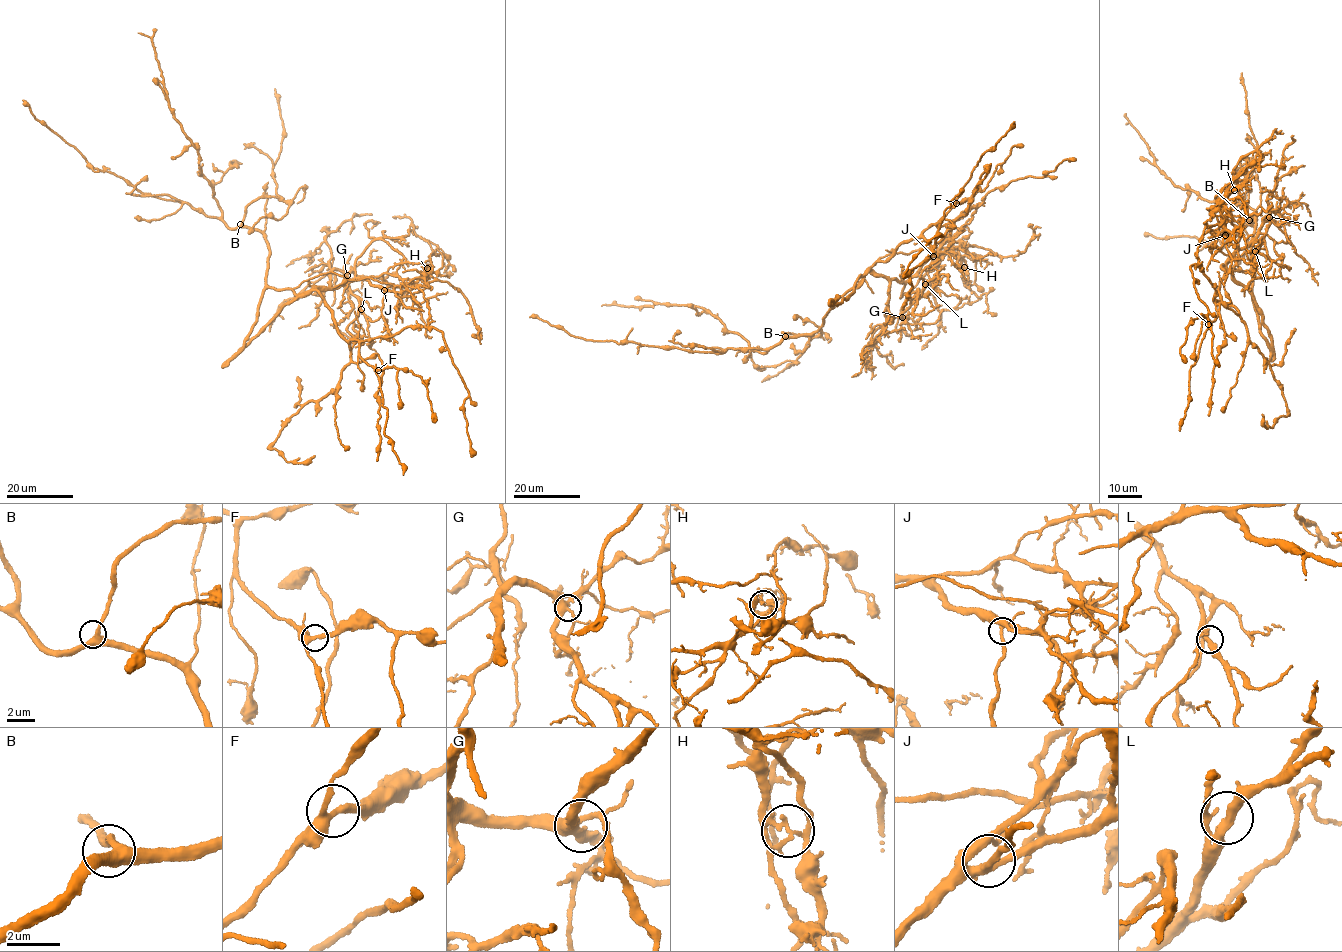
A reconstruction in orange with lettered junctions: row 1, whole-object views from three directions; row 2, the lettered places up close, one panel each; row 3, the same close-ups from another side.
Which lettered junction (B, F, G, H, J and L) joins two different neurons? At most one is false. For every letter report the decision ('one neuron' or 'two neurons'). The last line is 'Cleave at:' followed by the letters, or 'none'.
B: one neuron
F: one neuron
G: one neuron
H: two neurons
J: one neuron
L: one neuron
Cleave at: H

